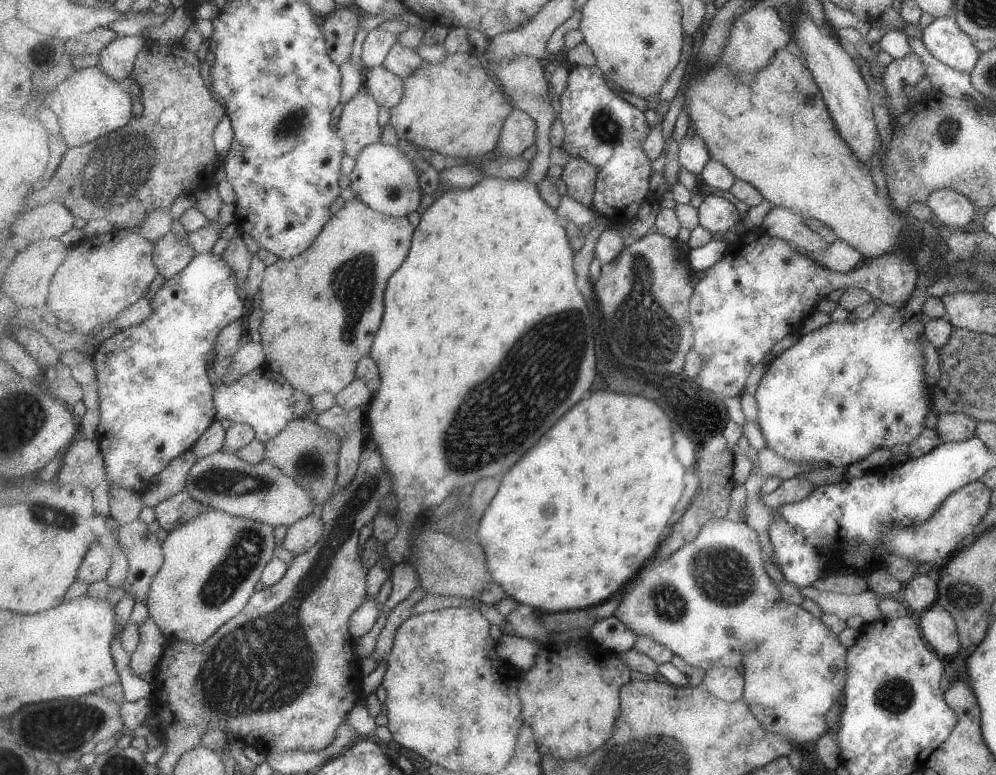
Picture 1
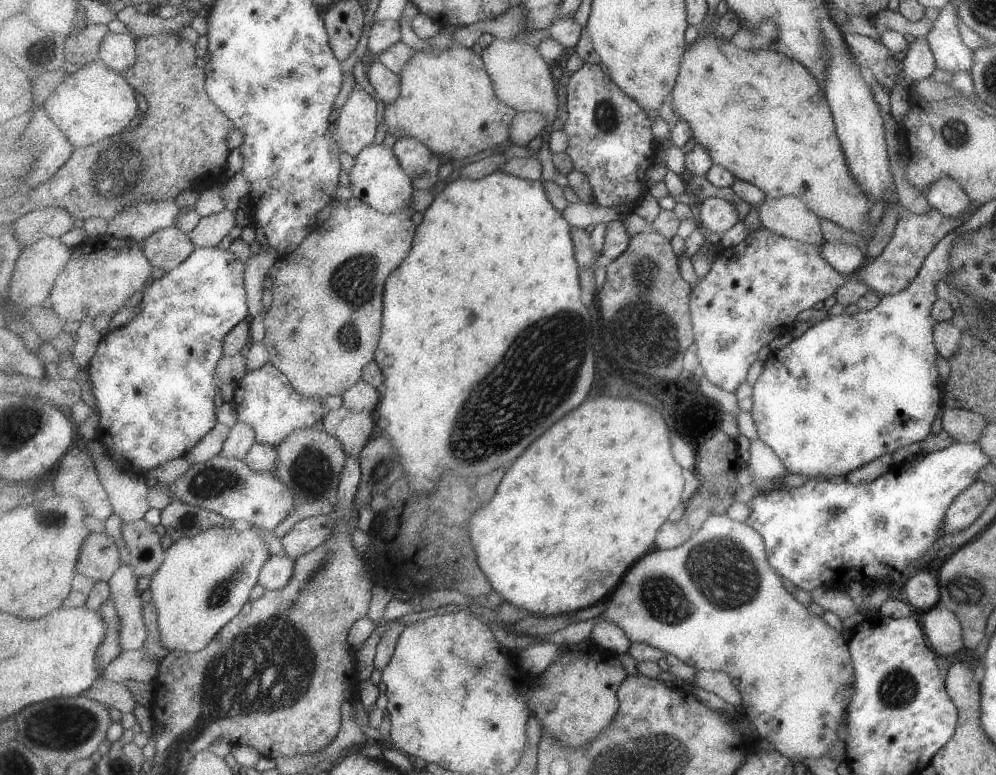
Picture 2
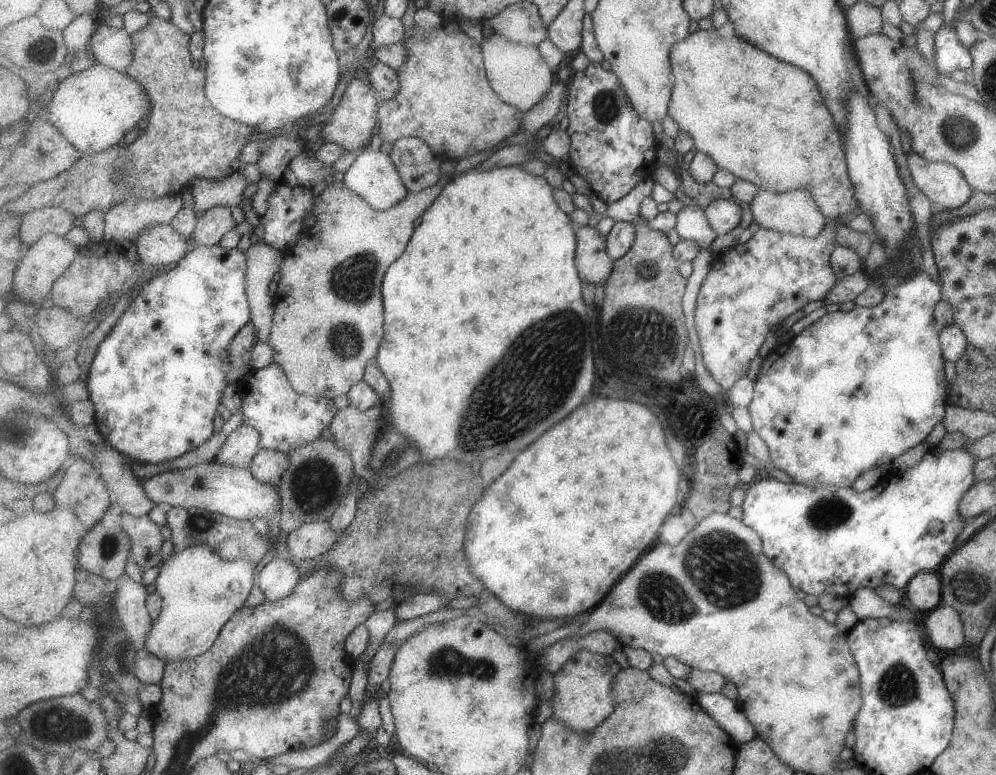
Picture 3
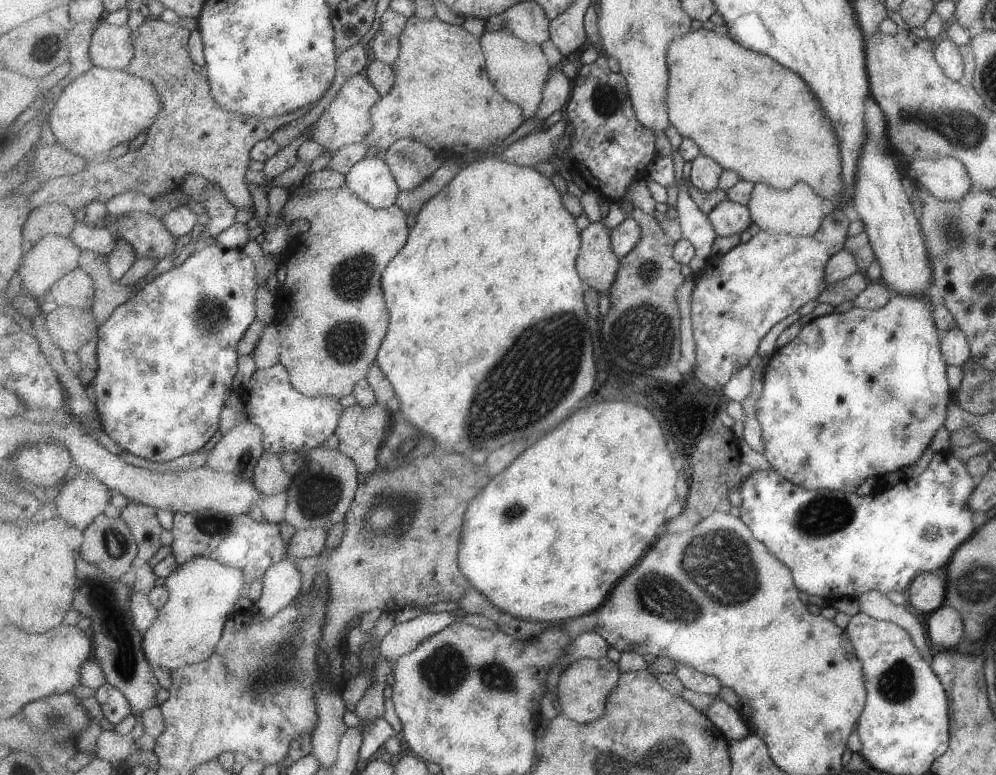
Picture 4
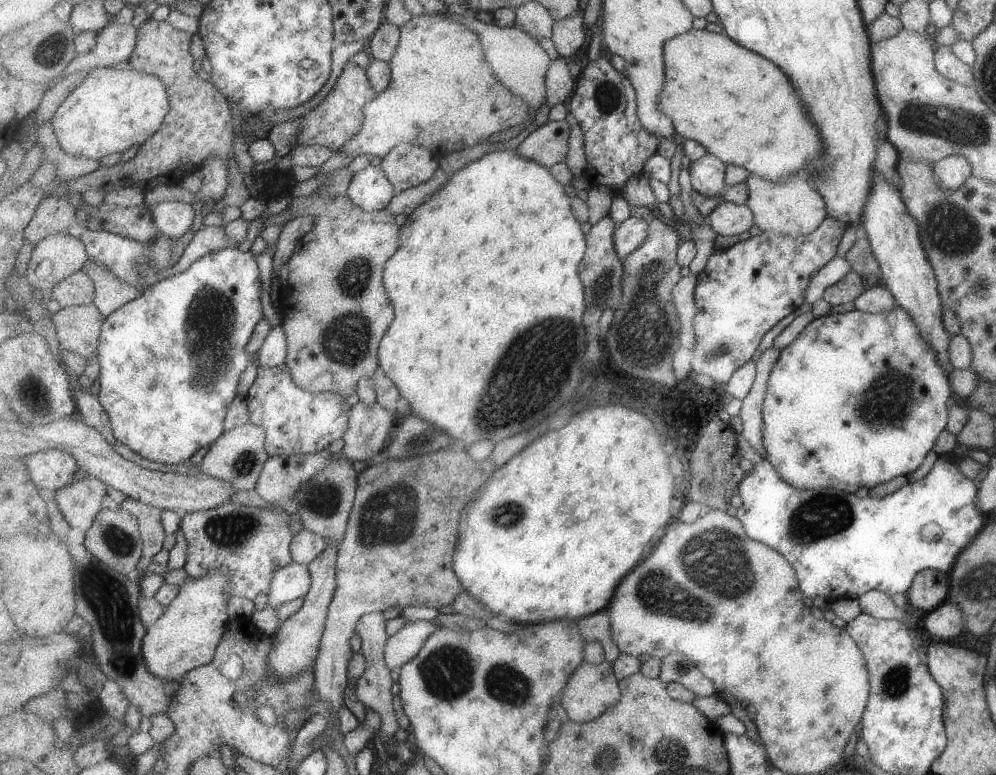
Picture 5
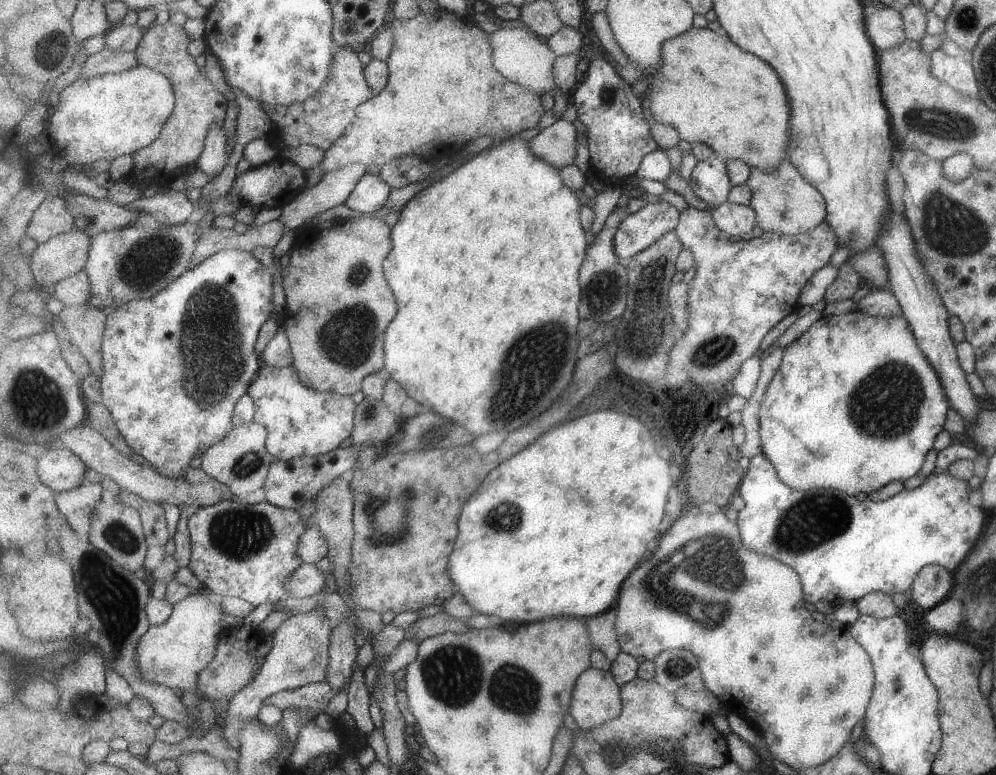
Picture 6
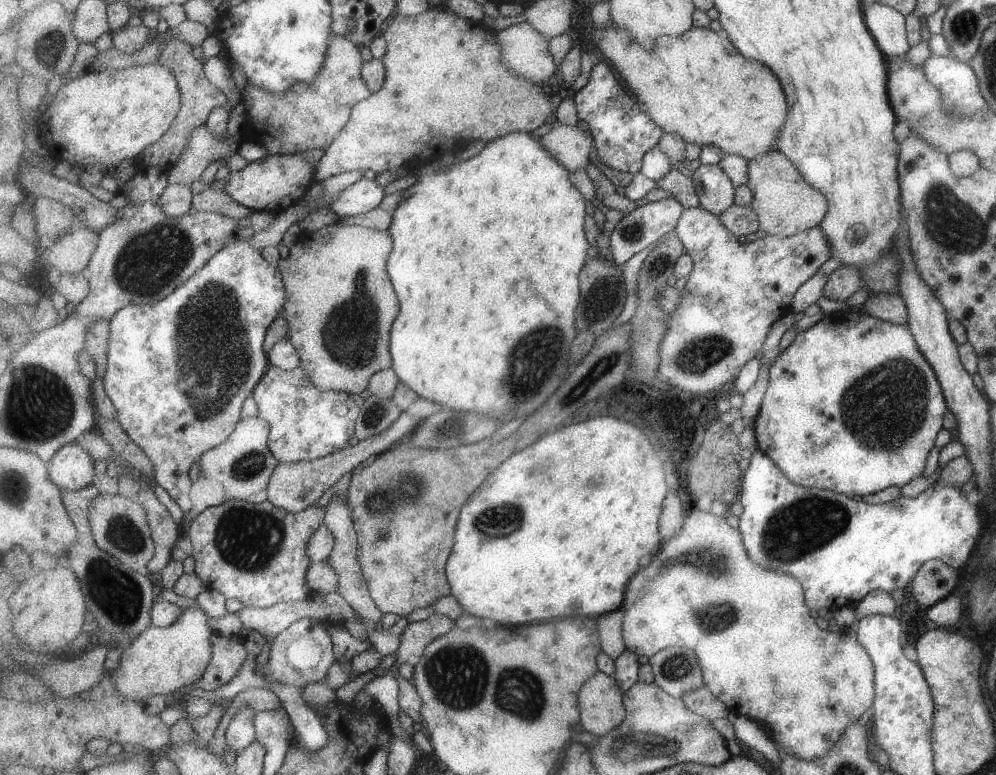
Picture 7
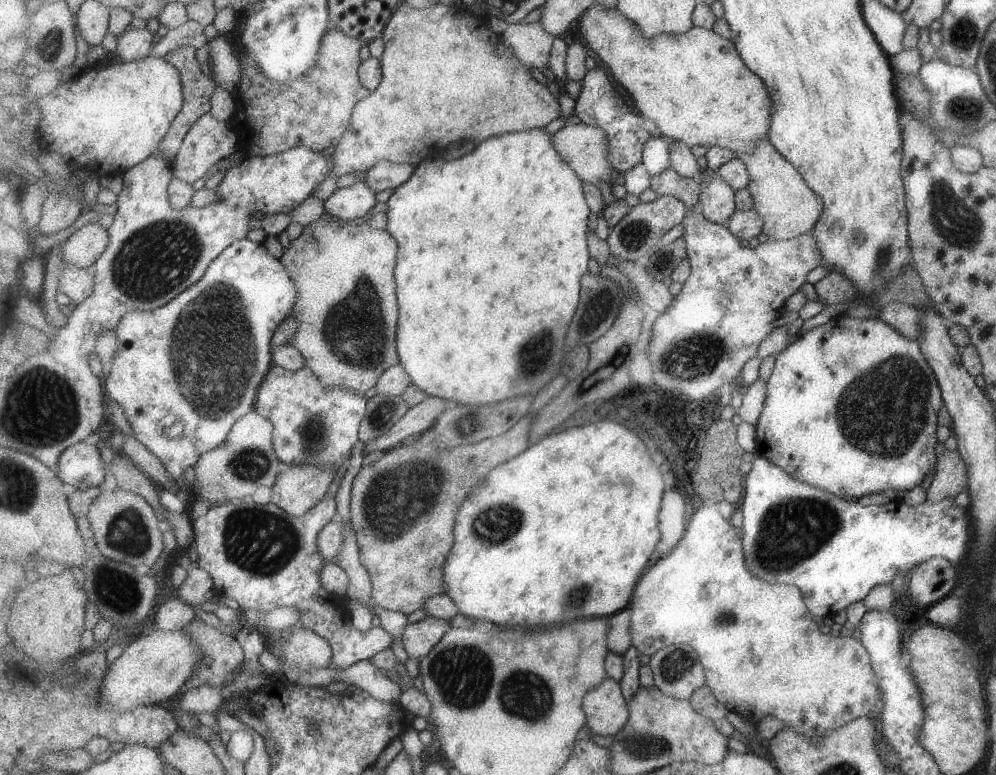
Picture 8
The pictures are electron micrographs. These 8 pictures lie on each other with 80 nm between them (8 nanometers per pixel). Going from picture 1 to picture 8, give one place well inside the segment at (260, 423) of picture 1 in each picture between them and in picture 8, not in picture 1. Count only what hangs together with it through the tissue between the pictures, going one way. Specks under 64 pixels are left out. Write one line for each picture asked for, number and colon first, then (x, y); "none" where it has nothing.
2: (265, 398)
3: (287, 420)
4: (292, 422)
5: (297, 421)
6: (301, 421)
7: (307, 423)
8: (313, 425)

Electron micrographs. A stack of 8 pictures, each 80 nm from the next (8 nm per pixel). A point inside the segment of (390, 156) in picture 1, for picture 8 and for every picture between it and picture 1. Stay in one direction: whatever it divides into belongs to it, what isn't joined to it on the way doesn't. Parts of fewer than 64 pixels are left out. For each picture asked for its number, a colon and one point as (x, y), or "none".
2: (377, 177)
3: (374, 175)
4: (371, 179)
5: (371, 189)
6: (370, 195)
7: (364, 195)
8: (348, 203)

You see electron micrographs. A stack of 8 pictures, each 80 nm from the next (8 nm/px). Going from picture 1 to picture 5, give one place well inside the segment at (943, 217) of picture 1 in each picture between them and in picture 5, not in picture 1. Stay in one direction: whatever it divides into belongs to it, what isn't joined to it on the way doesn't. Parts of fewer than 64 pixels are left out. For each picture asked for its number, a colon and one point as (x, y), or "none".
2: (944, 194)
3: (946, 188)
4: (947, 179)
5: (952, 172)

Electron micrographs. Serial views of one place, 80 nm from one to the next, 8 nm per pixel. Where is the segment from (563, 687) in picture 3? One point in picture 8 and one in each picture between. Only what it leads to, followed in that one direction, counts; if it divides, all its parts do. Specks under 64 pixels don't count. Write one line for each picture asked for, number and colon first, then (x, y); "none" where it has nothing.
4: (585, 686)
5: (594, 688)
6: (597, 699)
7: (601, 702)
8: (607, 710)

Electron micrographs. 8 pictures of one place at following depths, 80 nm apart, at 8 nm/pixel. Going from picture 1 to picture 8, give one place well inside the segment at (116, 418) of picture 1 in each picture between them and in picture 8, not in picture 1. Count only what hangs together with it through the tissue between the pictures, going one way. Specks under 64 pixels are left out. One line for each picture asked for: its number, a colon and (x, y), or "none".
2: (155, 380)
3: (157, 379)
4: (167, 357)
5: (170, 360)
6: (175, 365)
7: (179, 372)
8: (185, 374)

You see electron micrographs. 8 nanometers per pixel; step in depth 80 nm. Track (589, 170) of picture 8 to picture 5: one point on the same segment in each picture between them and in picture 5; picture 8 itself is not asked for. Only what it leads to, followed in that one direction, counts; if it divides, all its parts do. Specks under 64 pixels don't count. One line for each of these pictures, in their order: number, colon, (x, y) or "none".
5: (548, 145)
6: (558, 143)
7: (571, 145)

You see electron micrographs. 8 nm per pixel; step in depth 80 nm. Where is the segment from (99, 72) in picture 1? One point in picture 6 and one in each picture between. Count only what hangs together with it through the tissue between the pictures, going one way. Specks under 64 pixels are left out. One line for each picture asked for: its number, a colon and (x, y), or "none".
2: (97, 101)
3: (94, 109)
4: (102, 108)
5: (112, 109)
6: (107, 116)

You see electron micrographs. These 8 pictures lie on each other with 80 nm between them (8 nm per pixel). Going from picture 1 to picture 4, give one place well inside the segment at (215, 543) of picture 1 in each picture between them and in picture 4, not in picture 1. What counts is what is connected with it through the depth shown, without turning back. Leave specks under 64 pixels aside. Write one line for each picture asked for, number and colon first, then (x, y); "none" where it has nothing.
2: (205, 581)
3: (201, 591)
4: (203, 593)

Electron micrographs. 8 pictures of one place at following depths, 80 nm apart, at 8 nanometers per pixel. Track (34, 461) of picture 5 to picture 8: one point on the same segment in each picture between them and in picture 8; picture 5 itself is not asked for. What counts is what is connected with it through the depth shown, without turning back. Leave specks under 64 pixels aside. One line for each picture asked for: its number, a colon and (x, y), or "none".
6: (60, 469)
7: (73, 467)
8: (81, 466)

